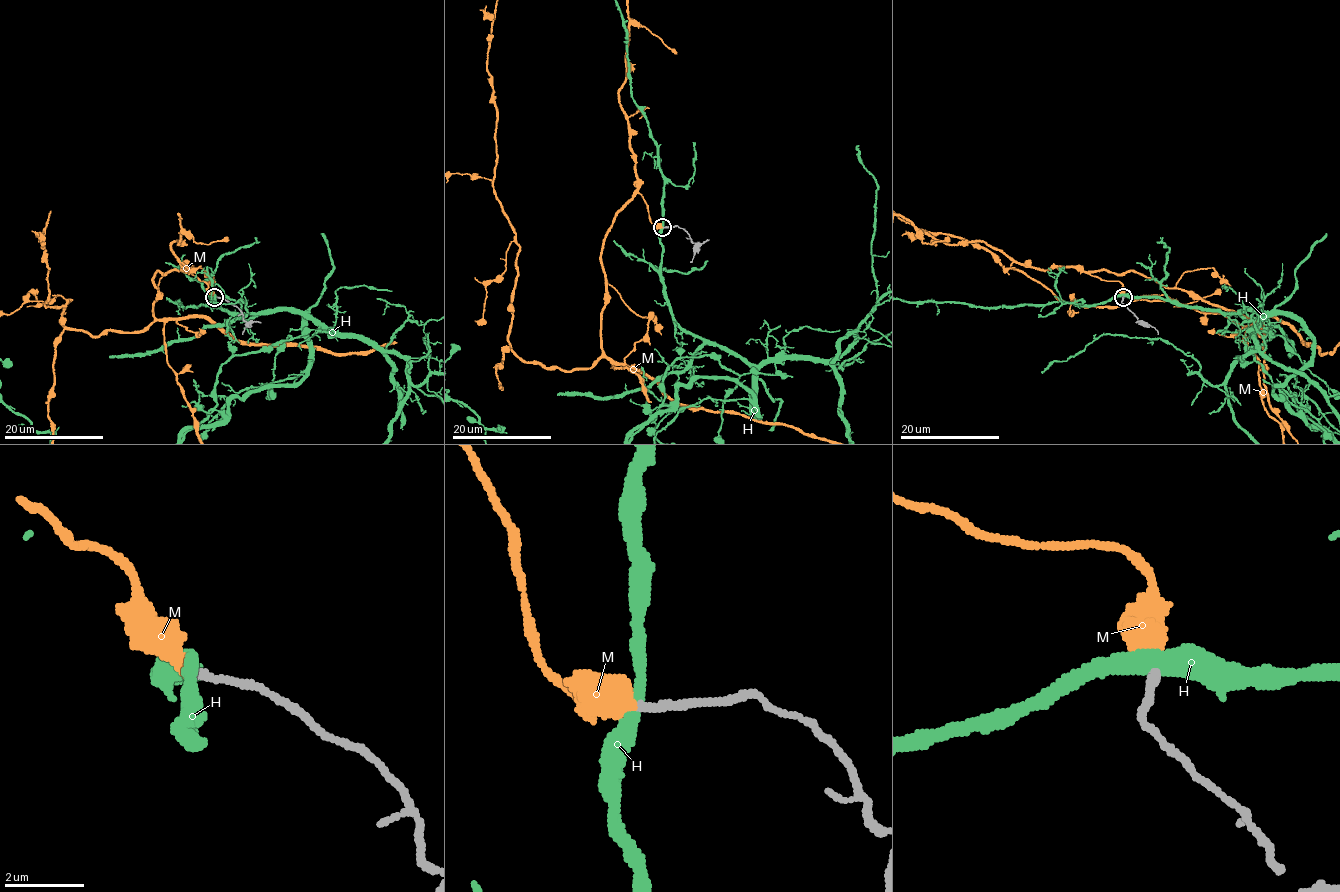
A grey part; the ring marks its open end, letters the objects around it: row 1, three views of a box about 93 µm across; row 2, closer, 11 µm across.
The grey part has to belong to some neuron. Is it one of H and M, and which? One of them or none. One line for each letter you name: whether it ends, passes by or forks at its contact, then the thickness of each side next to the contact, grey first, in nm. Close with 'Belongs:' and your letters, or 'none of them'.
M: It ends there. Thickness 200 nm (grey) against 440 nm
Belongs: M

